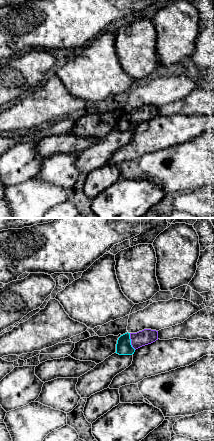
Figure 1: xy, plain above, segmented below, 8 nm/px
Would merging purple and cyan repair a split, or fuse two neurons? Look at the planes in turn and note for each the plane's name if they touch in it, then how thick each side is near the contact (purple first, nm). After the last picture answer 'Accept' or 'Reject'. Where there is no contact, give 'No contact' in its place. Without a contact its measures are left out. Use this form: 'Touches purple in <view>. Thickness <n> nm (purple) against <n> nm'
Touches purple in xy. Thickness 130 nm (purple) against 130 nm

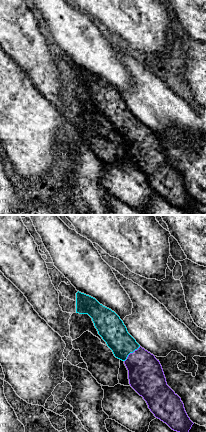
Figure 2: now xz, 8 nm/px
Touches purple in xz. Thickness 280 nm (purple) against 200 nm

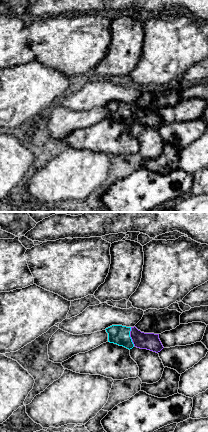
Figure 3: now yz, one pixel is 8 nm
Touches purple in yz. Thickness 140 nm (purple) against 160 nm

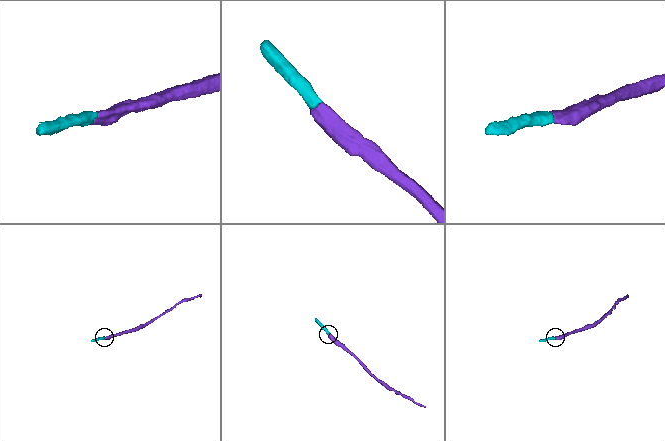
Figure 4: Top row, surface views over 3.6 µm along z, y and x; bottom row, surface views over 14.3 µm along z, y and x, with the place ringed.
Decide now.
Accept

